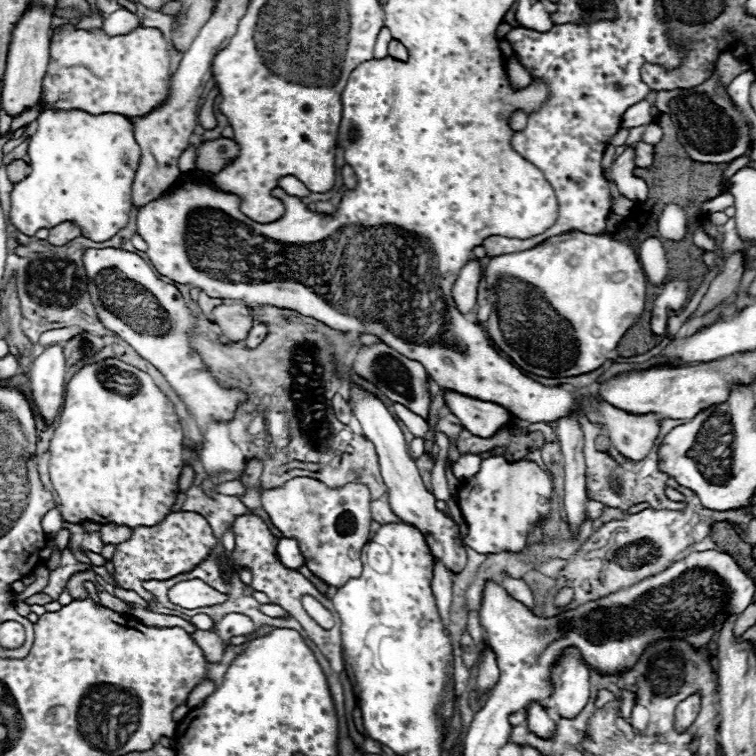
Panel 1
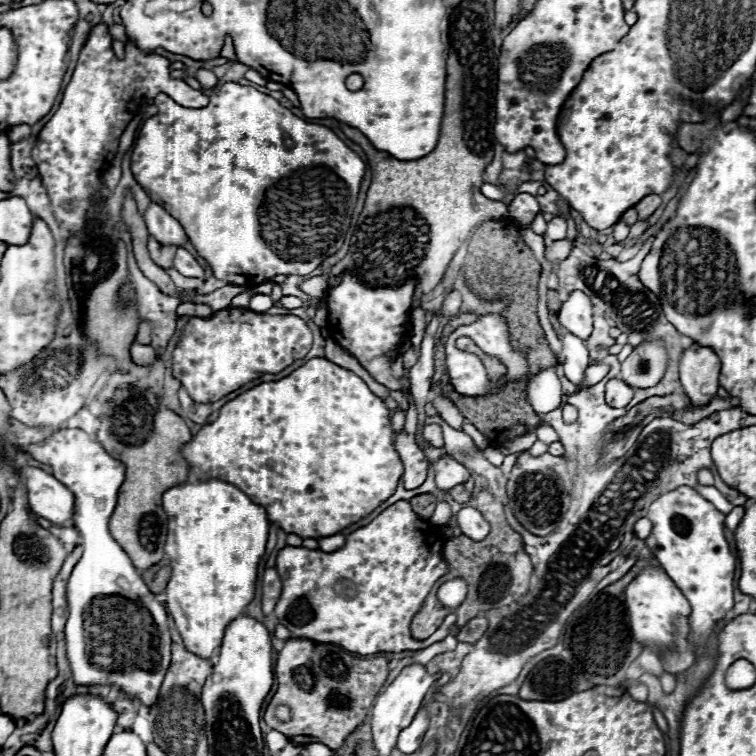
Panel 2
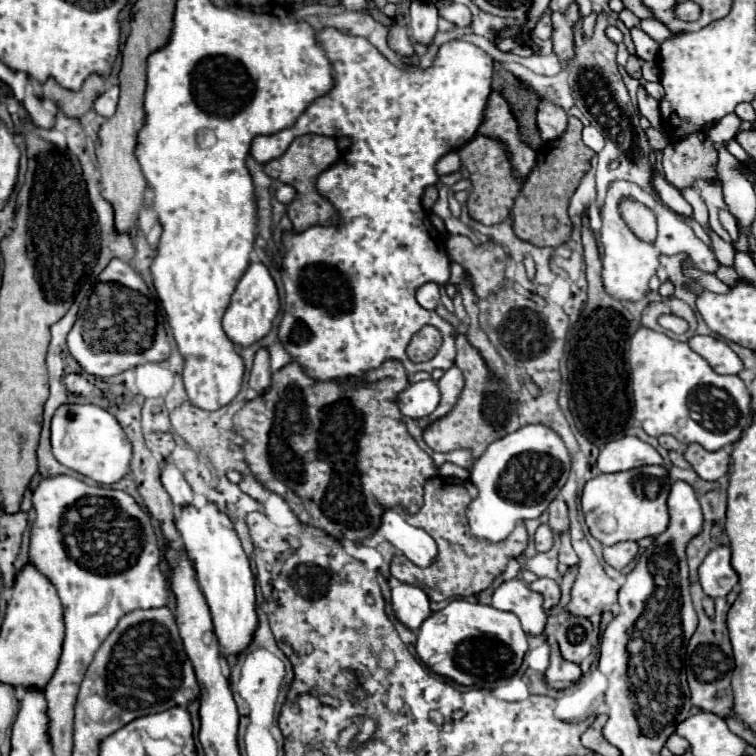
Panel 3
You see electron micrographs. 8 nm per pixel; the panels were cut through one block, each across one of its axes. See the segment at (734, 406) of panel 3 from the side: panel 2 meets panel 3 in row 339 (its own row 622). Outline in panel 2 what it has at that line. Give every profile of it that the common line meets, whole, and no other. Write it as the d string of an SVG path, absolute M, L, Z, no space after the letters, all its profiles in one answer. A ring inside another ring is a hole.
M644 568L640 570L638 578L632 580L624 591L625 606L630 620L630 630L633 638L642 644L670 648L672 646L672 634L674 634L674 618L688 616L690 604L684 598L684 594L676 588L676 584L666 576L660 568Z

